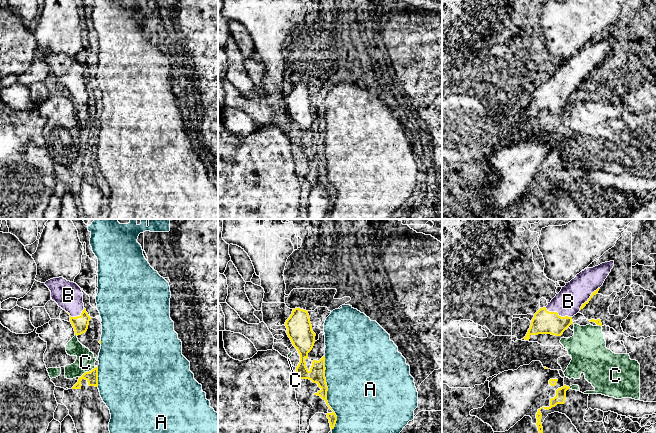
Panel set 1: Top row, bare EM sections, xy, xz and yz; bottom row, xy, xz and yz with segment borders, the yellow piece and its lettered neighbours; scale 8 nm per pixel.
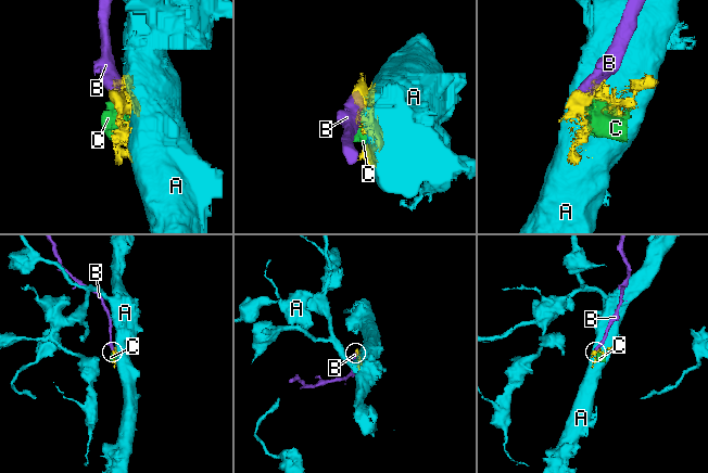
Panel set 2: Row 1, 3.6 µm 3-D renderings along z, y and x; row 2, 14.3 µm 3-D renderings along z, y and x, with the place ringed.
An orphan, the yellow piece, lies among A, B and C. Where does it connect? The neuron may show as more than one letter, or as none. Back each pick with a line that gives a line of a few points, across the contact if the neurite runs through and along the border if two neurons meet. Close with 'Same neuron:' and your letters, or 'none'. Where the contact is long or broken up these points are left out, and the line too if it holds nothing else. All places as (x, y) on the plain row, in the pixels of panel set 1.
Same neuron: B

